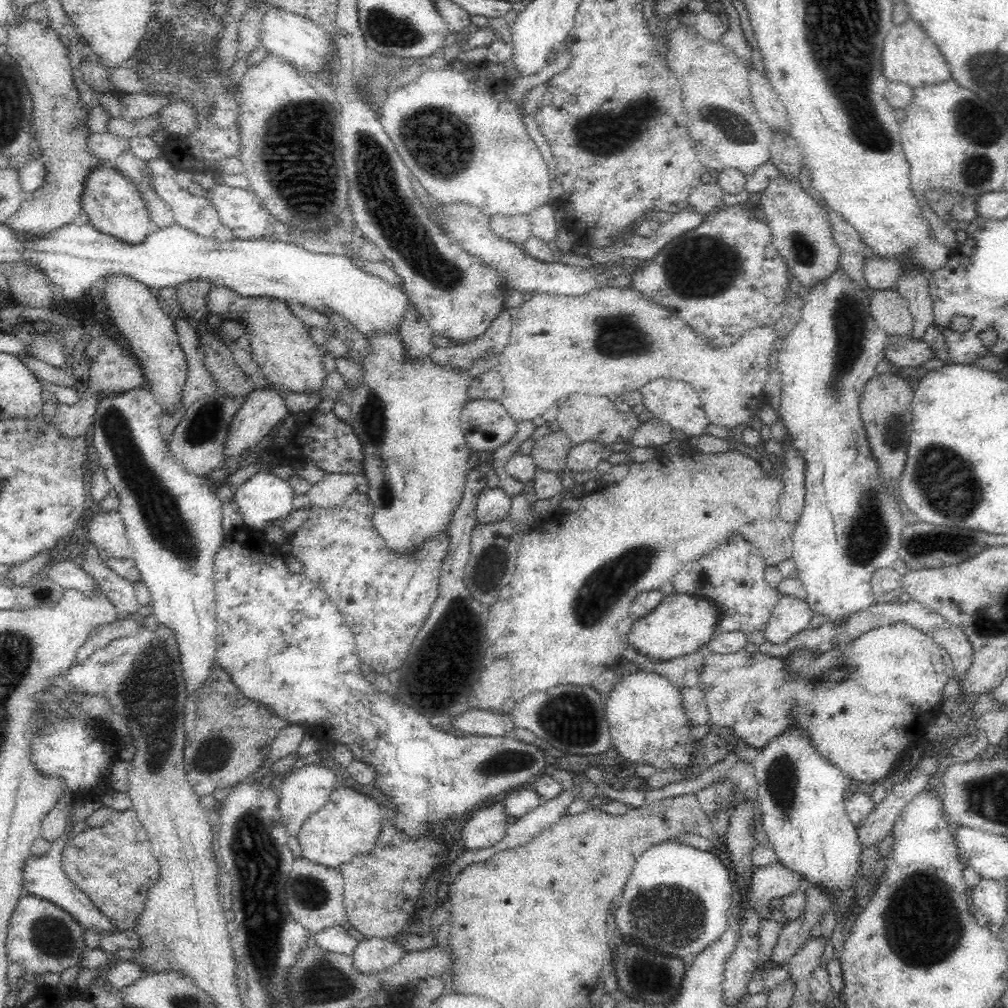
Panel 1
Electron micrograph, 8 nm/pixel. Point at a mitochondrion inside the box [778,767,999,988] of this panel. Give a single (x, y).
(921, 923)

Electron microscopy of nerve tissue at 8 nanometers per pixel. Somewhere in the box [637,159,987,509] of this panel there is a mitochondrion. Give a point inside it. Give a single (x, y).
(702, 267)

